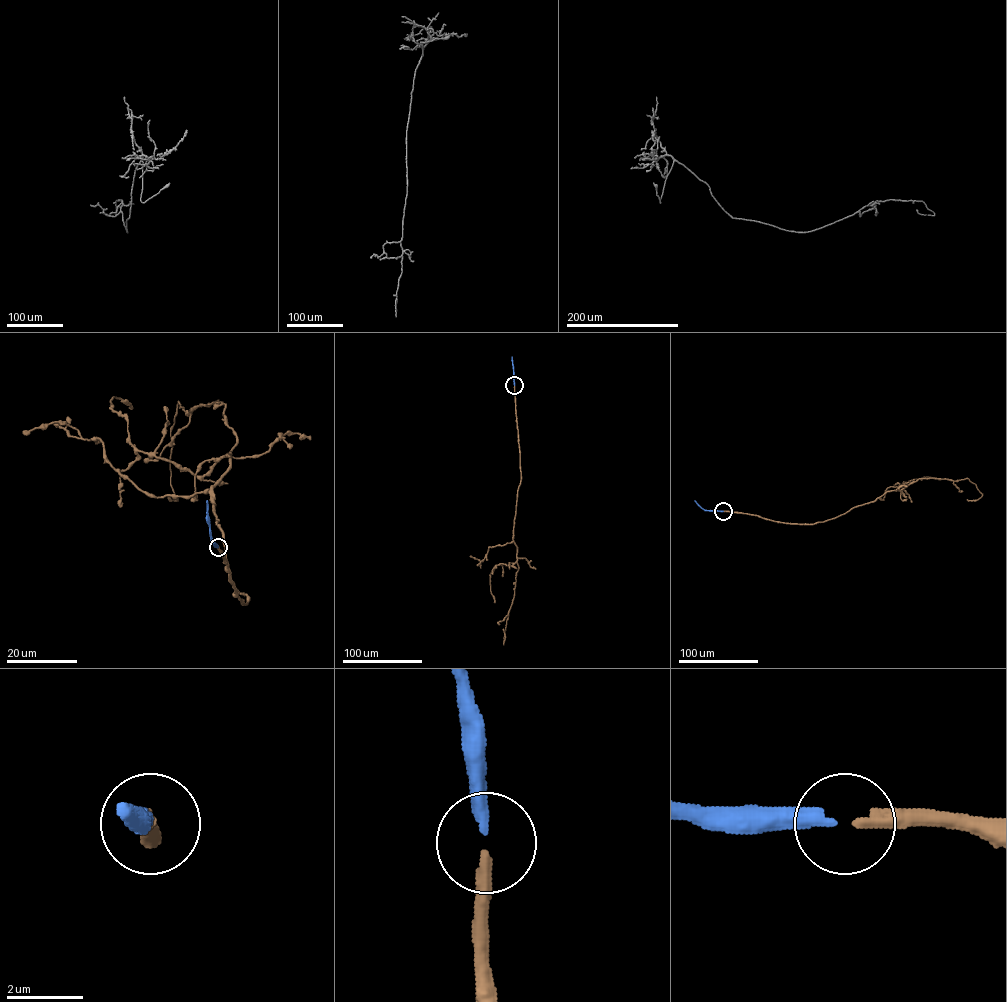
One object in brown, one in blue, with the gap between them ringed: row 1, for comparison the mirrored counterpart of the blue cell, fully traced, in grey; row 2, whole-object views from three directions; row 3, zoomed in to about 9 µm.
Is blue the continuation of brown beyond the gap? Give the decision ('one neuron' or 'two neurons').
one neuron

